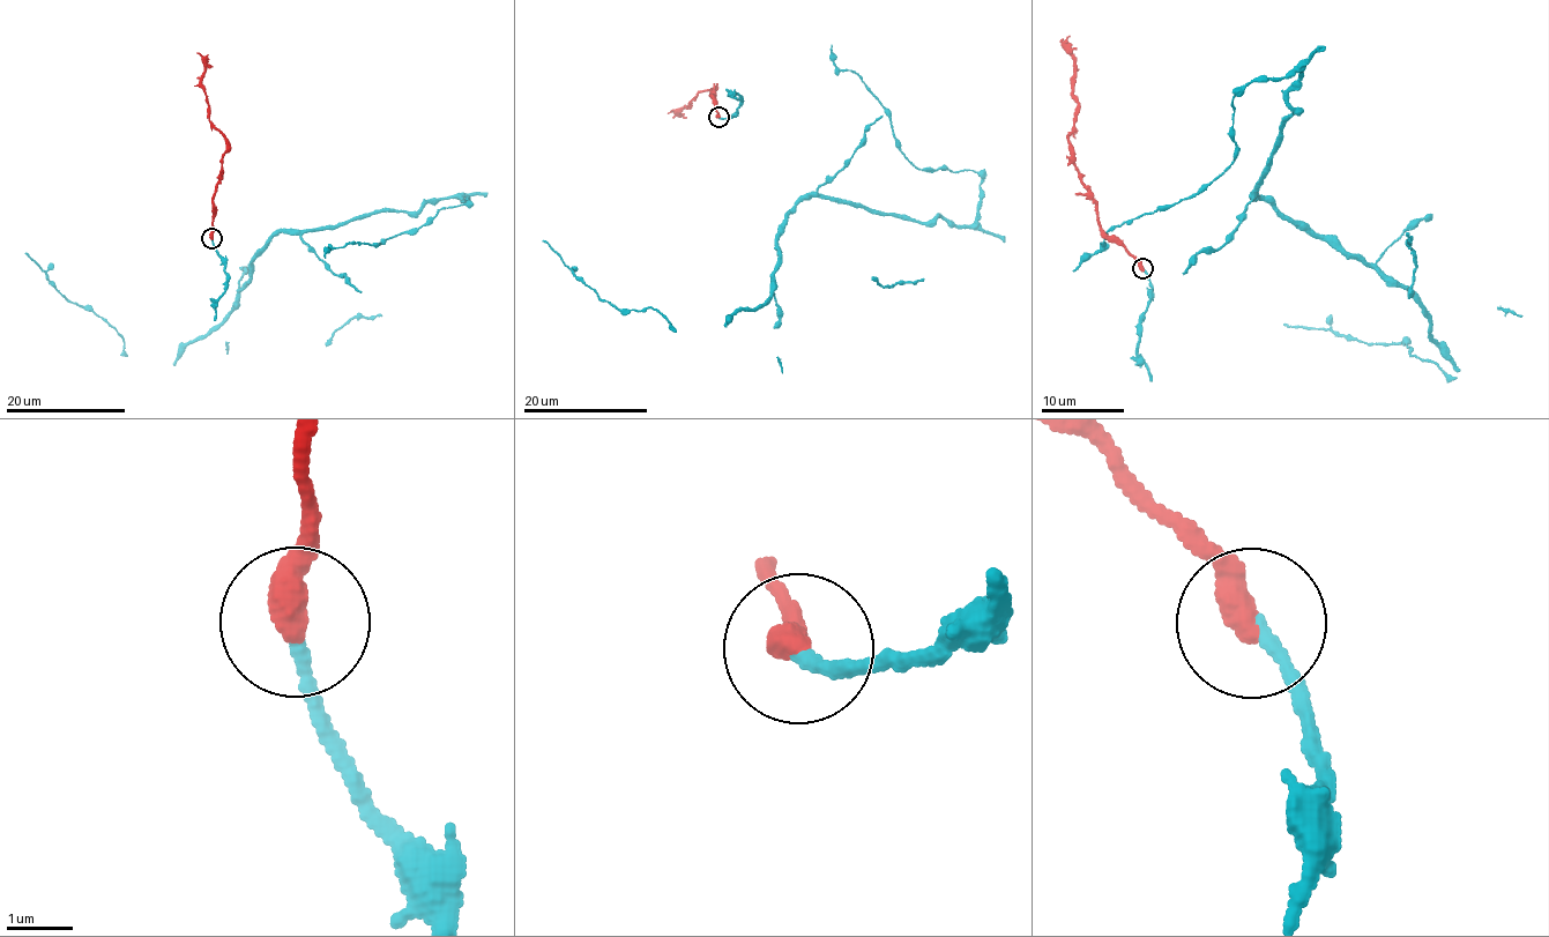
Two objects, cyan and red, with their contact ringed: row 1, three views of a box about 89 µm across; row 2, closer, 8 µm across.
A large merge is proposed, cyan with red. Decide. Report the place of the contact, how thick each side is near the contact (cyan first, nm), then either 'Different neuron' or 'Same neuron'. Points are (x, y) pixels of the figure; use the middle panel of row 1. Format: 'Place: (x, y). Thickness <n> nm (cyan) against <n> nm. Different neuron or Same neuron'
Place: (719, 117). Thickness 200 nm (cyan) against 480 nm. Same neuron

